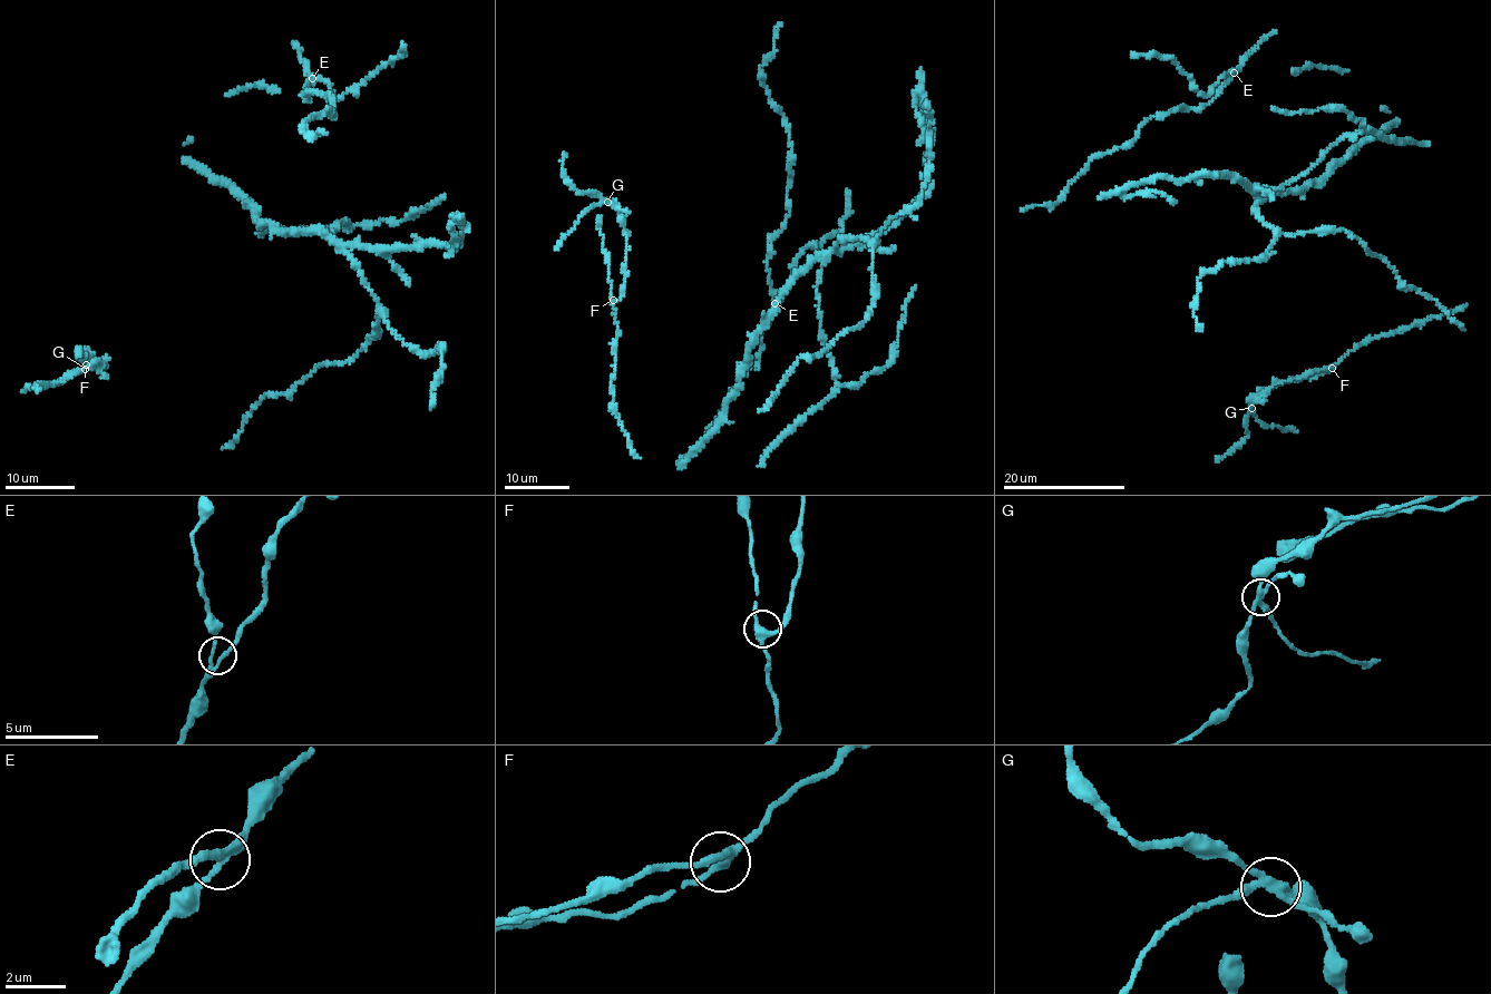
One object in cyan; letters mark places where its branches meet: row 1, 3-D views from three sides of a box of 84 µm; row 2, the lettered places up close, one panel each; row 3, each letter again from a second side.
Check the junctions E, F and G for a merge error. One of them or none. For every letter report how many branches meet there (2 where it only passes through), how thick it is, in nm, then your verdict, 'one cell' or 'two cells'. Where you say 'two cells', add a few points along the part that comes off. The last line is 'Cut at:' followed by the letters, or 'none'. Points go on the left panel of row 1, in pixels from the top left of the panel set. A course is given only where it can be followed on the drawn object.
E: branches 3; calibre 180 nm; one cell
F: branches 3; calibre 300 nm; one cell
G: branches 3; calibre 240 nm; two cells; course (86, 370), (39, 389), (27, 387), (22, 392)
Cut at: G

